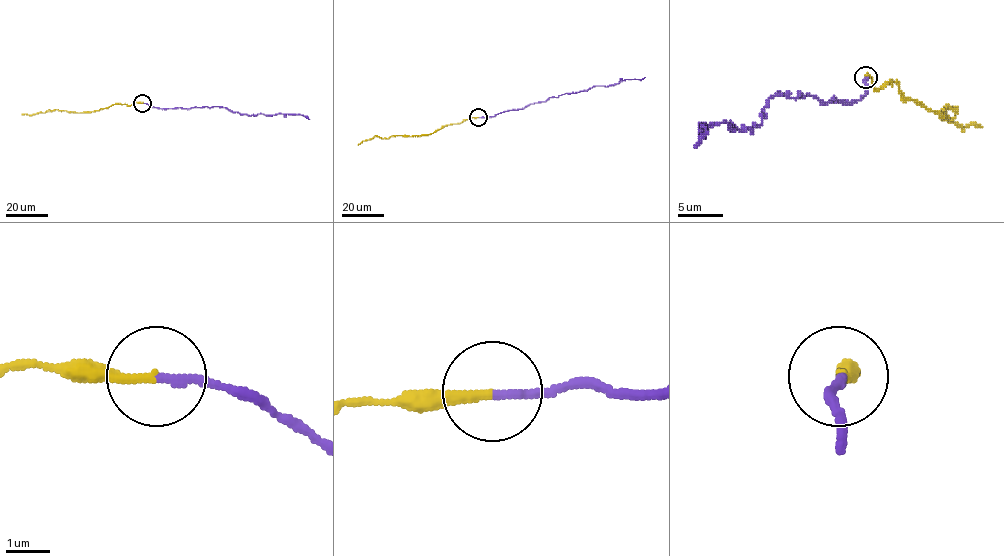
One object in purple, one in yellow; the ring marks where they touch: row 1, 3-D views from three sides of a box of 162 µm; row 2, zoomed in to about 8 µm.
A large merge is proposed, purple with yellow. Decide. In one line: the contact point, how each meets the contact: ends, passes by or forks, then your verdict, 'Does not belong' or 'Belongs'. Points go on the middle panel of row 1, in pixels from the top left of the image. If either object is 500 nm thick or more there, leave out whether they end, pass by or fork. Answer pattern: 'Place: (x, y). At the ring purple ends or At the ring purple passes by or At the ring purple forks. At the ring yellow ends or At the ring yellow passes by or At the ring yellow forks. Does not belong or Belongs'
Place: (478, 117). At the ring purple ends. At the ring yellow ends. Belongs

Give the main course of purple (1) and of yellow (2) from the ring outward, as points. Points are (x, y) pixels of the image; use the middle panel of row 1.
1: (478, 117), (522, 109), (552, 96), (645, 77)
2: (478, 117), (446, 125), (429, 134), (388, 138), (375, 136), (358, 145)

